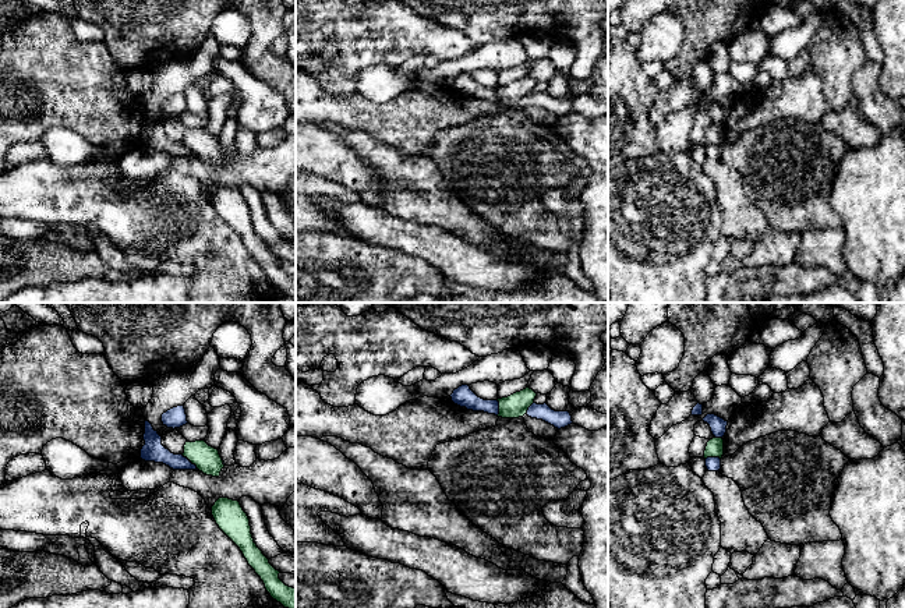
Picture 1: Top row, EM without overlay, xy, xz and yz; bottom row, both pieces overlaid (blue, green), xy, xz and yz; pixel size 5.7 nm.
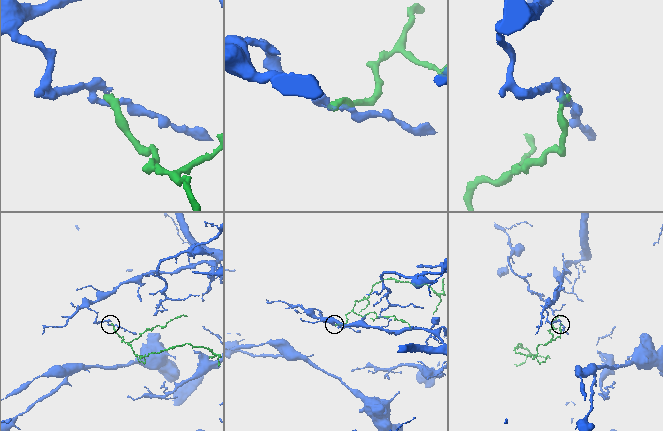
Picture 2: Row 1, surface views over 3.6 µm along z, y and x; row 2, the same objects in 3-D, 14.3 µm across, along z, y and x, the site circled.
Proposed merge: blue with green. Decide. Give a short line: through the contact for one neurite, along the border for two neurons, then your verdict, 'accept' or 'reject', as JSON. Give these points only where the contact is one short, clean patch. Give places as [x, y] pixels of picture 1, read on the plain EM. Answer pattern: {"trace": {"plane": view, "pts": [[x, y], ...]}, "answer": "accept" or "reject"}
{"trace": {"plane": "xy", "pts": [[181, 142], [198, 156]]}, "answer": "reject"}

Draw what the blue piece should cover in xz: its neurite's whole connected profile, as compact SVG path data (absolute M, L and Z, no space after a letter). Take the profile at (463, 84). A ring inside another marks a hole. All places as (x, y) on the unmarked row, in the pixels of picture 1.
M462 73L453 78L450 82L452 89L460 95L466 95L473 99L484 99L488 102L499 102L499 89L498 88L484 88L478 85L469 73Z

